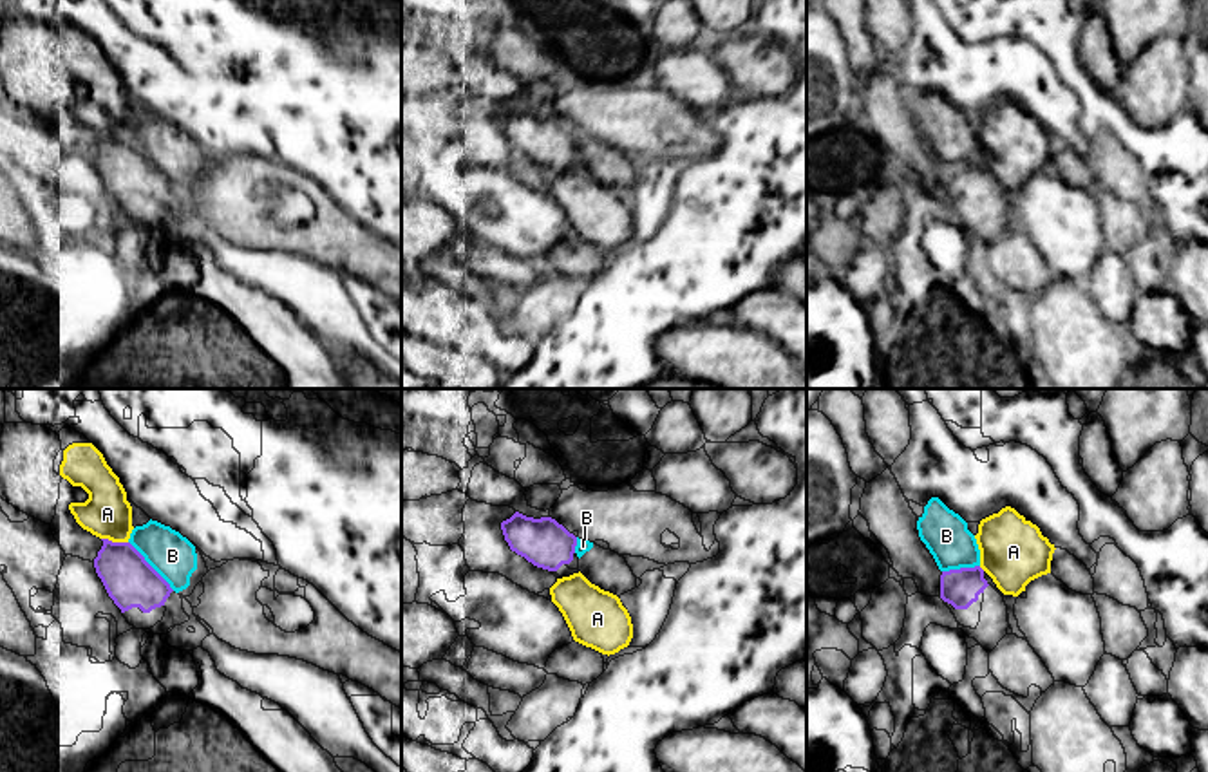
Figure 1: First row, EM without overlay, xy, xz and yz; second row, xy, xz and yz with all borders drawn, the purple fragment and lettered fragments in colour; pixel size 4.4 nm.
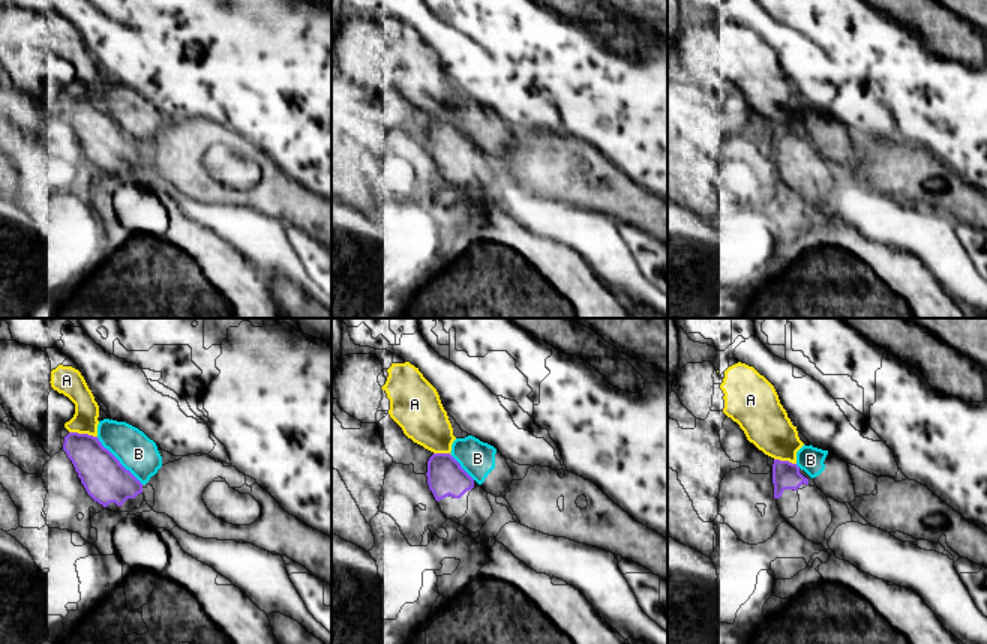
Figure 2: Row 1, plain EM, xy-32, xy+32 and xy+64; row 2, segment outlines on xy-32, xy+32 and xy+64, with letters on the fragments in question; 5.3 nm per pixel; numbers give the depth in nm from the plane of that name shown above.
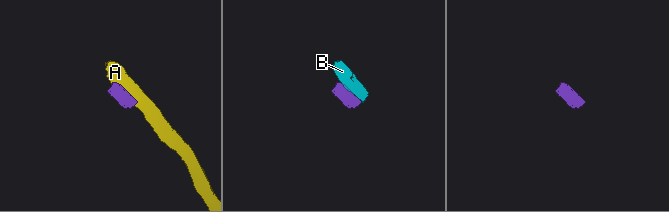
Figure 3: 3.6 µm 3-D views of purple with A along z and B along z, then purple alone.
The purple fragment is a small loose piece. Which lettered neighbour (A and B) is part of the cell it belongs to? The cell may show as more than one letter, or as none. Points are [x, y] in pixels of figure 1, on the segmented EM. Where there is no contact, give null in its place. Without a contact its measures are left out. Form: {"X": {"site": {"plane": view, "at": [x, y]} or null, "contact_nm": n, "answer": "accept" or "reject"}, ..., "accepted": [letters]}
{"A": {"site": {"plane": "xy", "at": [114, 543]}, "contact_nm": 120, "answer": "reject"}, "B": {"site": {"plane": "xy", "at": [150, 566]}, "contact_nm": 300, "answer": "reject"}, "accepted": []}

